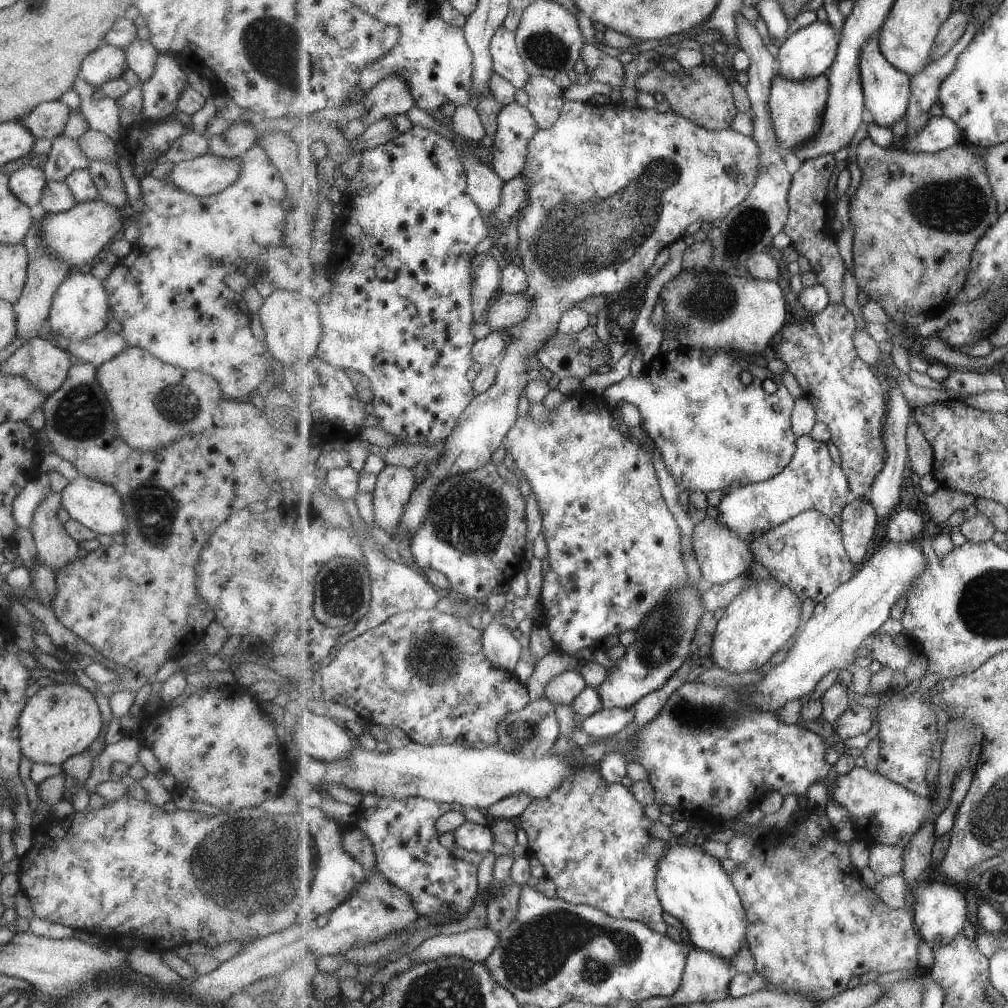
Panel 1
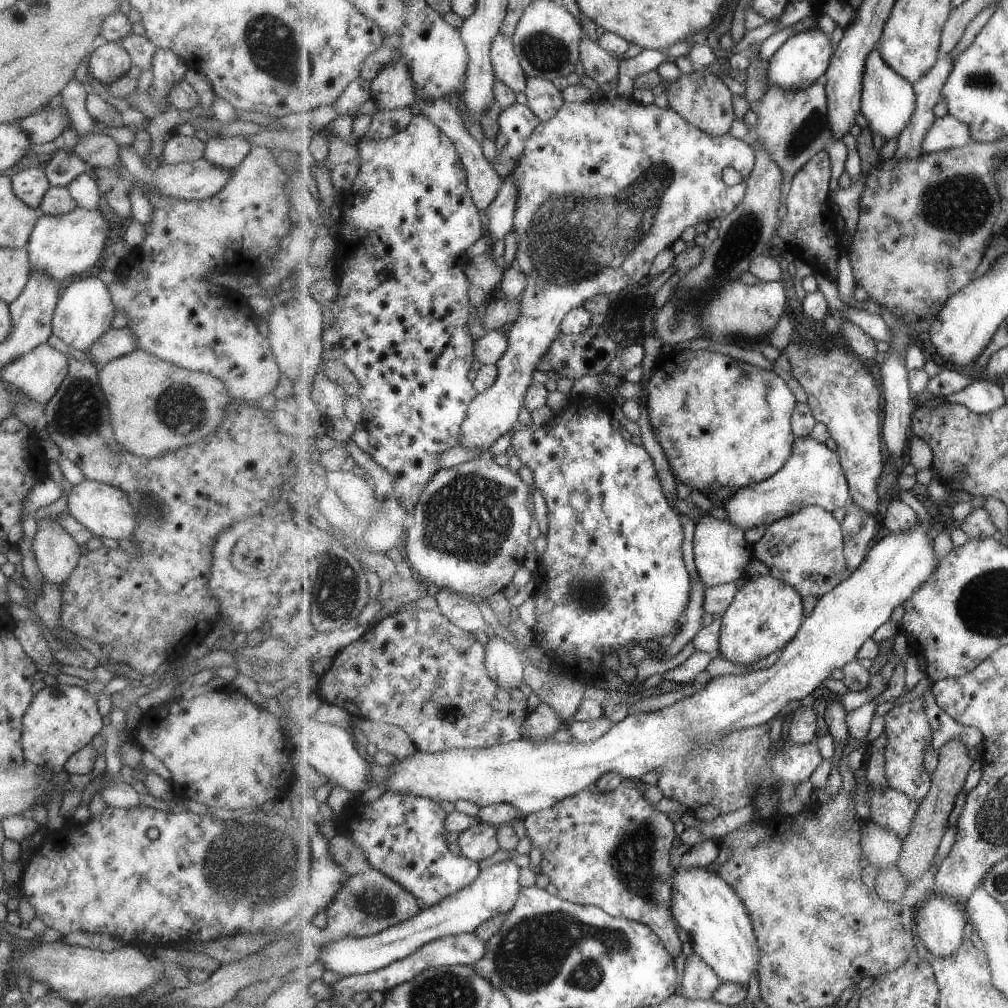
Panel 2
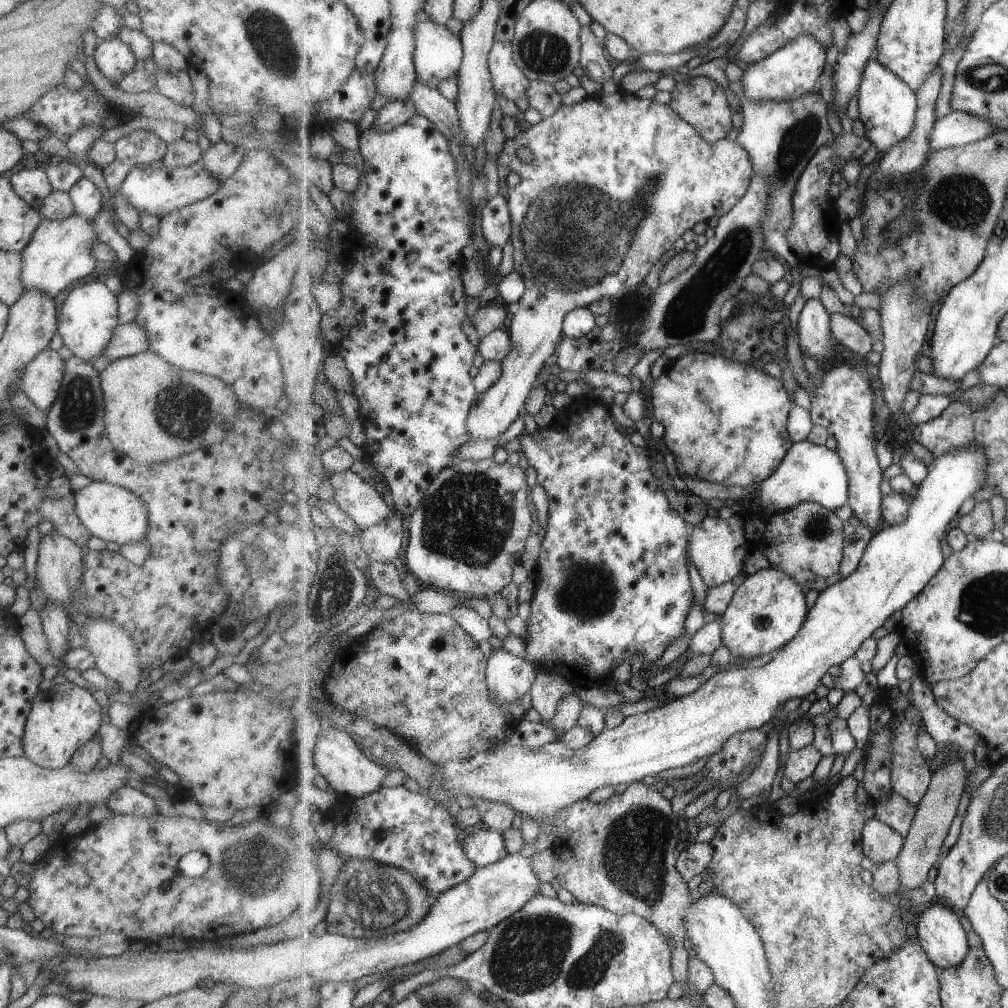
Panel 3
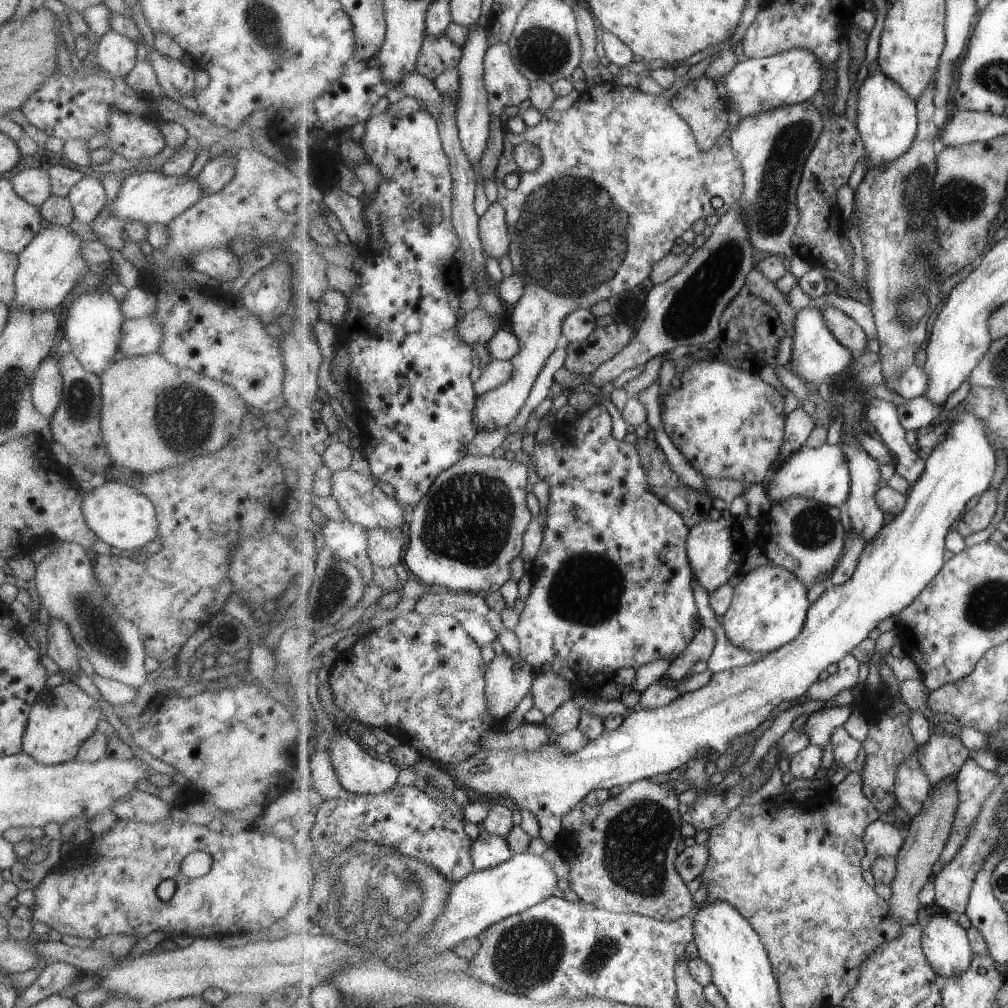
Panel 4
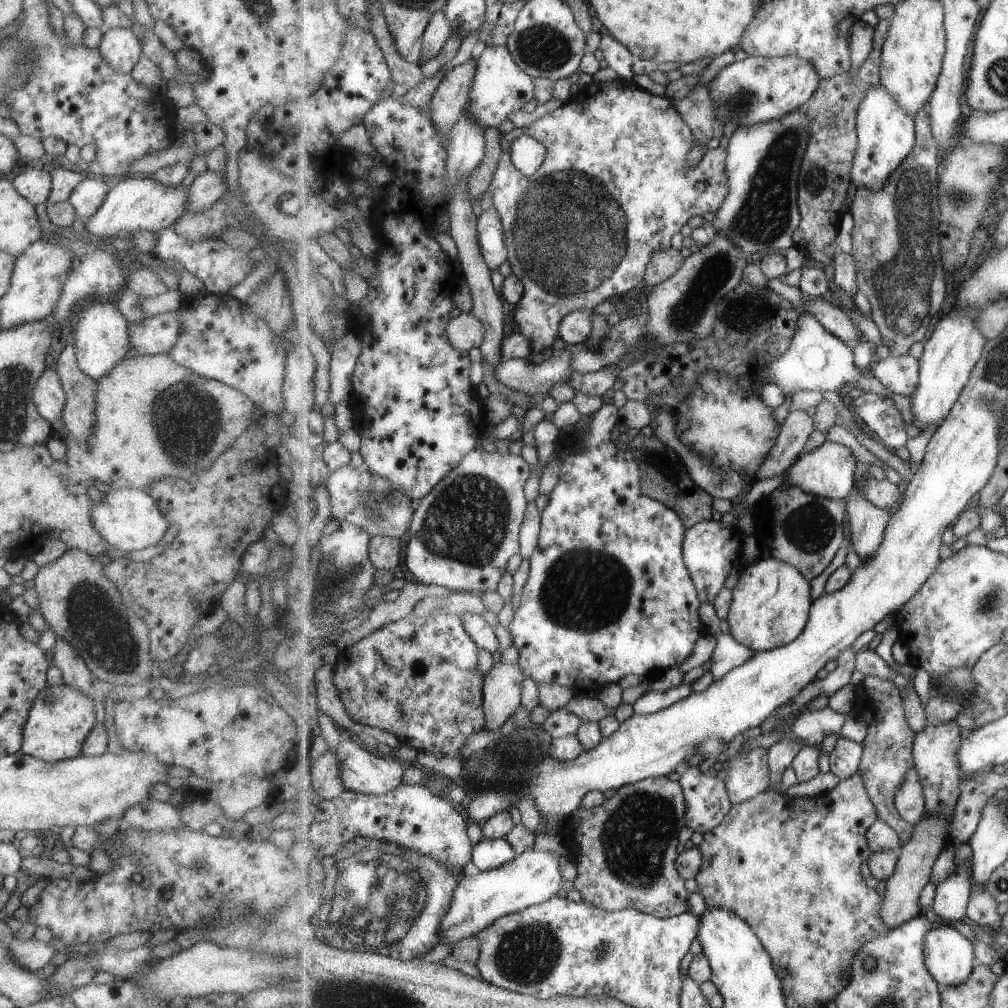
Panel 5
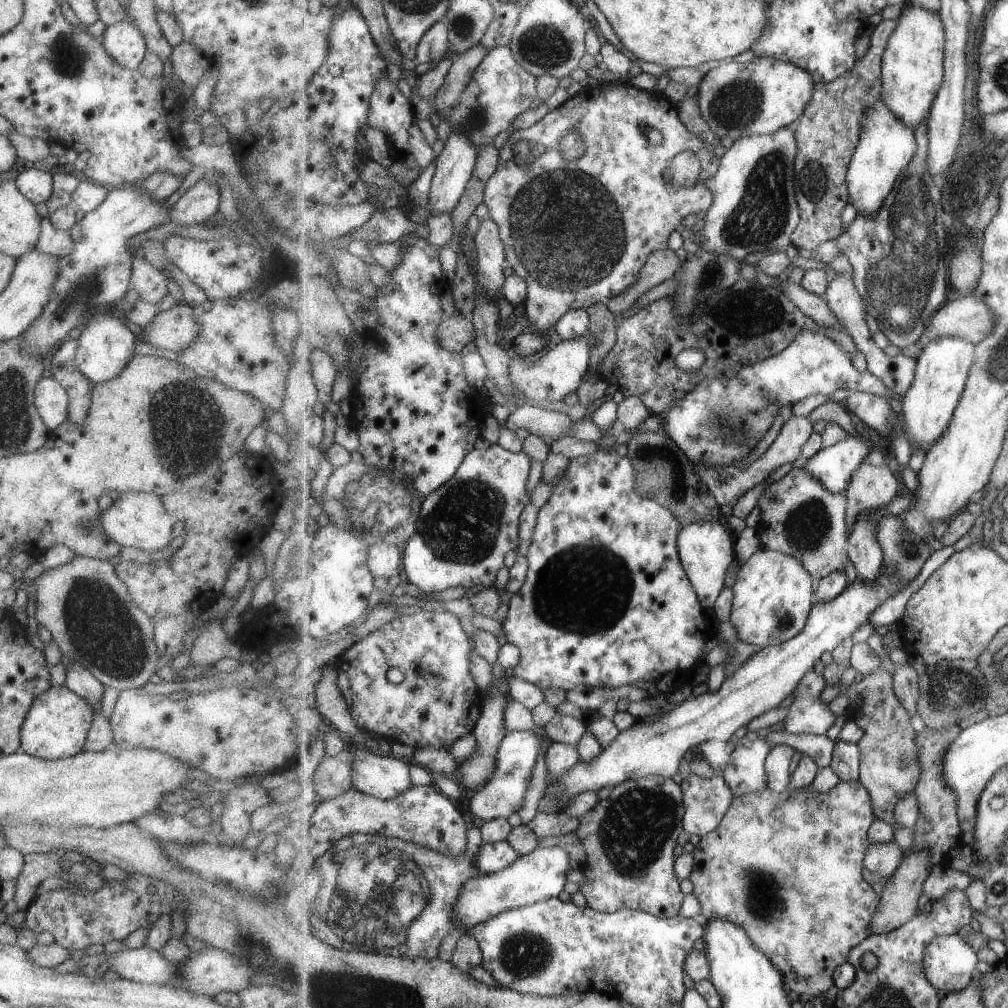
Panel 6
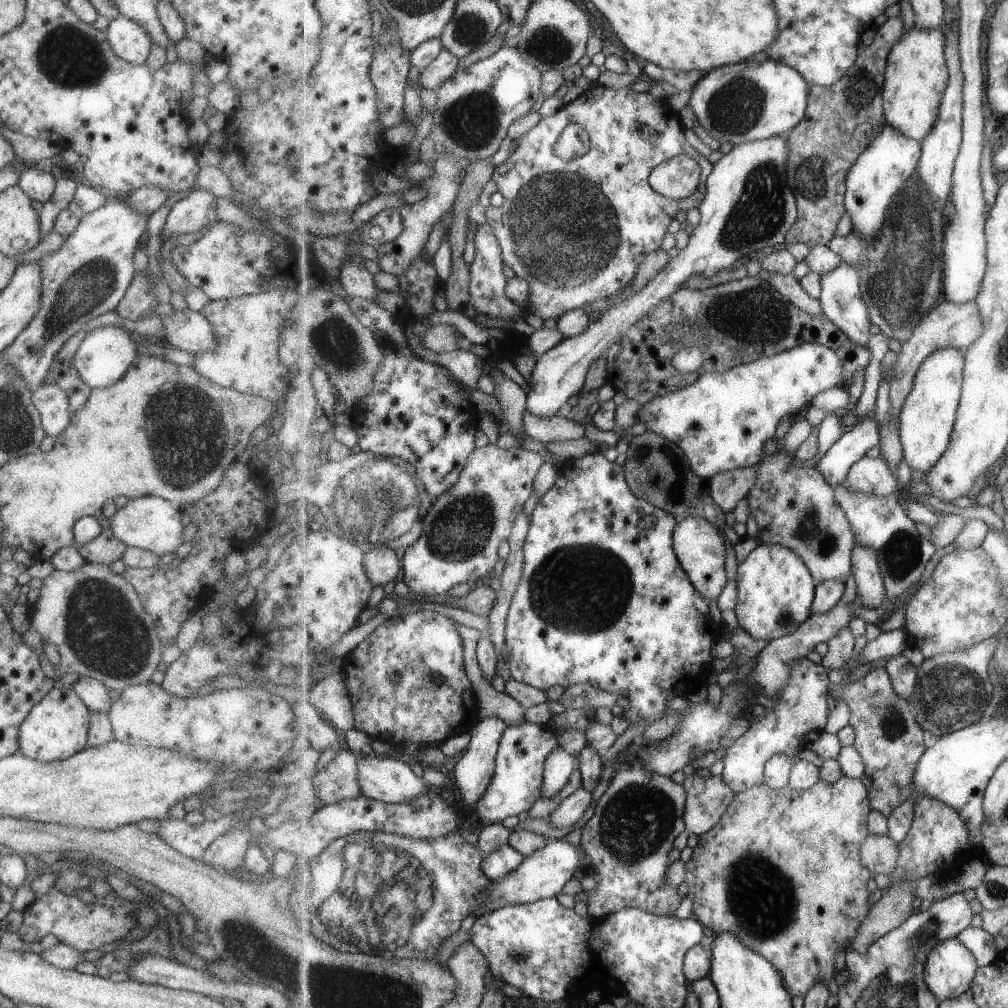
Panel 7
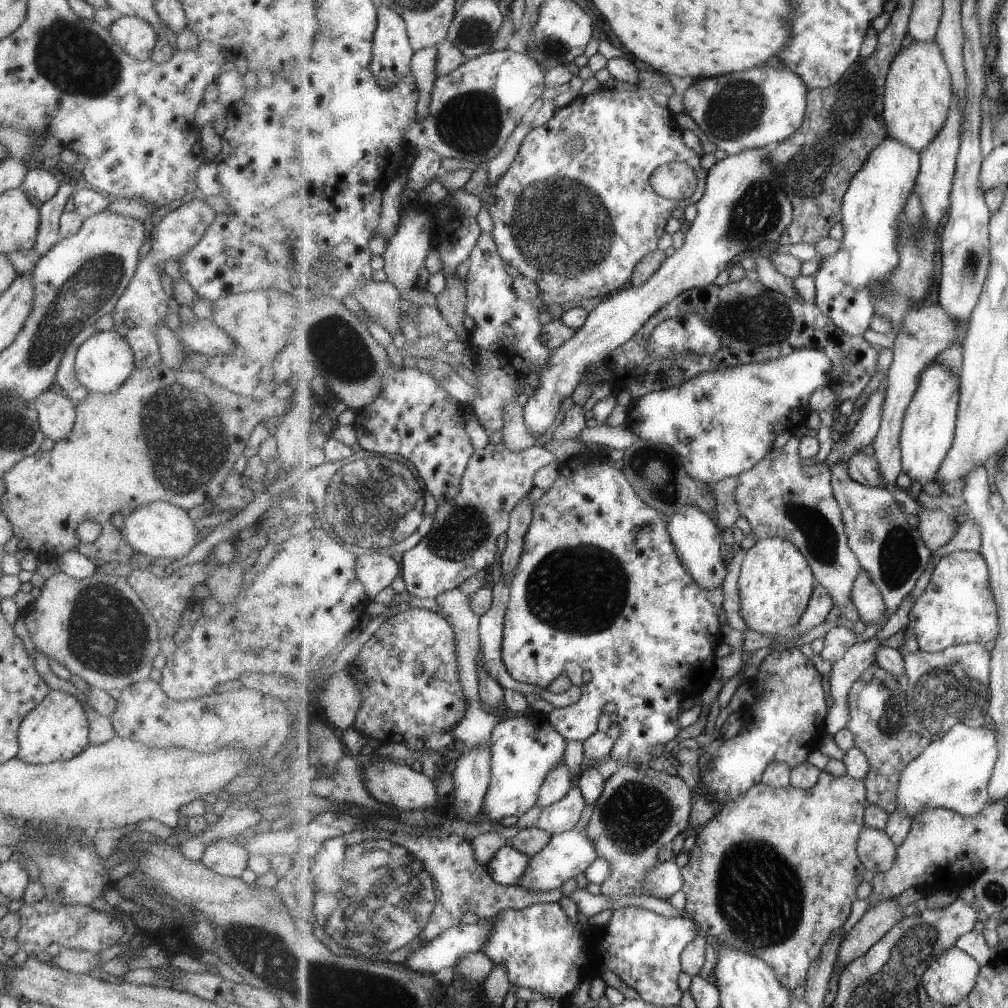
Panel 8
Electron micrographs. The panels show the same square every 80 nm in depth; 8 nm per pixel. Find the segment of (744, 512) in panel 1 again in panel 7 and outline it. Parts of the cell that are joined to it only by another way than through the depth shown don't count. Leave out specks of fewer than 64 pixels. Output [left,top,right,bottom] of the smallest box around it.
[815,410,880,487]

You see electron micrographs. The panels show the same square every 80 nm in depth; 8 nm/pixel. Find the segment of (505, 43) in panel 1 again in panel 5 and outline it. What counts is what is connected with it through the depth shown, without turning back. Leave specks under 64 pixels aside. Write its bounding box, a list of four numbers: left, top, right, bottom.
[469,45,535,128]

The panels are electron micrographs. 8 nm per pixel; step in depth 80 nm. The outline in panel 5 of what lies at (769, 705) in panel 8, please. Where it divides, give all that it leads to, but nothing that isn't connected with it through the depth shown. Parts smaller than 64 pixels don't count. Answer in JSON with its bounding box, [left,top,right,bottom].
[725,706,847,805]

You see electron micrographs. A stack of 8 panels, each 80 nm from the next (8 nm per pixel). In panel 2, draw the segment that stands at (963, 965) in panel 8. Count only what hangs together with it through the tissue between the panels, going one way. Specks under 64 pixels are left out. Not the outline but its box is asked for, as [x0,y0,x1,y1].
[916,892,967,959]

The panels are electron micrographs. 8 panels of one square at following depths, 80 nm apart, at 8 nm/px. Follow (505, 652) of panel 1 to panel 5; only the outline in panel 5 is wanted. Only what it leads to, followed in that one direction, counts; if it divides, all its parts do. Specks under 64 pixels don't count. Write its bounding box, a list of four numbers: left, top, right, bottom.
[485,660,526,731]

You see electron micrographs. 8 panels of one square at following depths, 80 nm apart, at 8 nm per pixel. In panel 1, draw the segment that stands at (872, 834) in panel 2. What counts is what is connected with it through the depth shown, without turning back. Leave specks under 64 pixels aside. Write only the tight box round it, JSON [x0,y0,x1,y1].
[870,844,904,880]

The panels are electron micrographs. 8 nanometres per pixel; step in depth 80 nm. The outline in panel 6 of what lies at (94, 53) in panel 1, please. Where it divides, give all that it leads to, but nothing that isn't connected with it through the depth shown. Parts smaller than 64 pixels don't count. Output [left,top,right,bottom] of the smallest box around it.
[100,18,147,69]

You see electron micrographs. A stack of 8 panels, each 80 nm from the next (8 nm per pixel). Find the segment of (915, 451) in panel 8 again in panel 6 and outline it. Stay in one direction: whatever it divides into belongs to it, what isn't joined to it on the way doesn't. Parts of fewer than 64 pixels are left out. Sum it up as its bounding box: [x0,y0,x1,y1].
[902,335,976,454]

